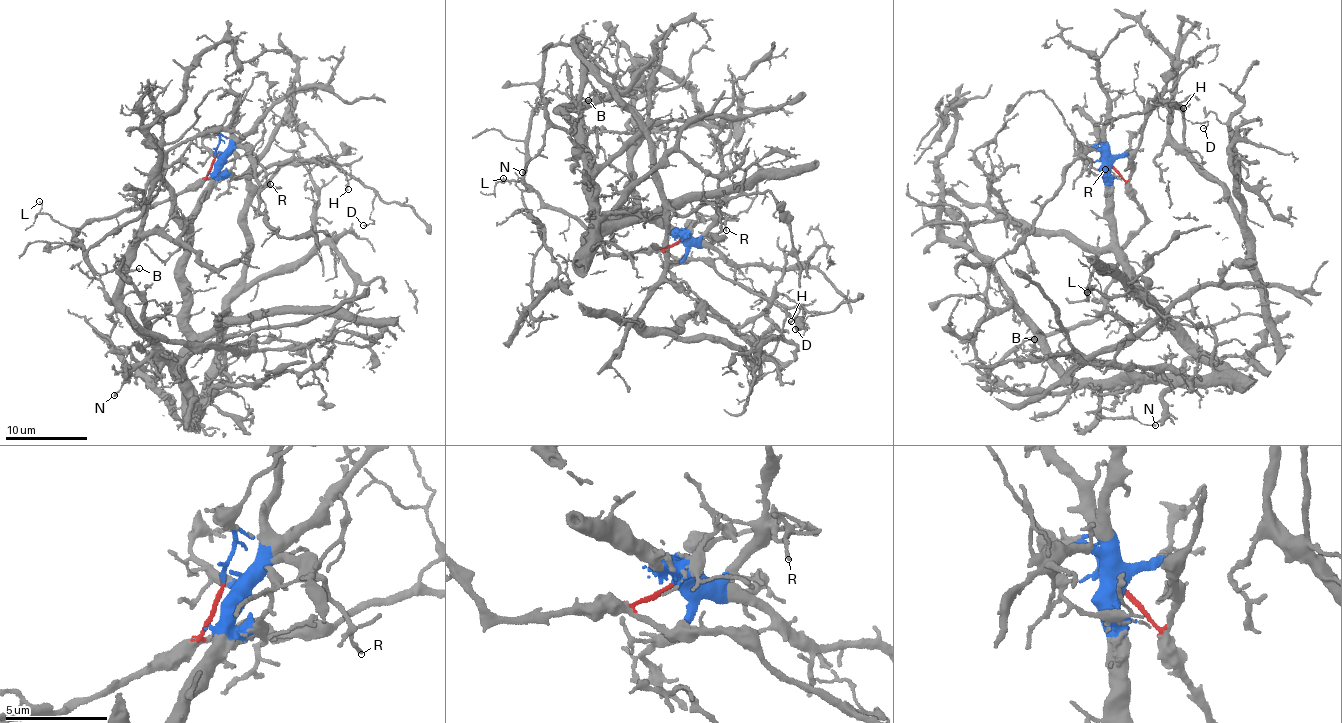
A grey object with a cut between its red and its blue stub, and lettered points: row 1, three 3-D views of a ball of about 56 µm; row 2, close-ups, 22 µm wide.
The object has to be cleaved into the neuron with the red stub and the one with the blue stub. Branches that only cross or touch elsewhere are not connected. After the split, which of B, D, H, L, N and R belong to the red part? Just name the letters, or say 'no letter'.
D, H, L

